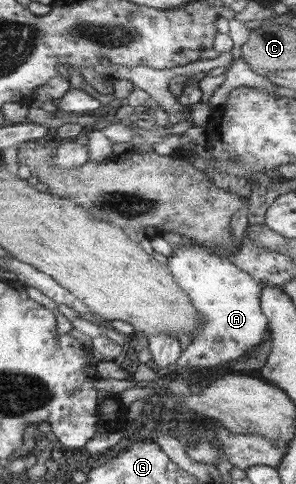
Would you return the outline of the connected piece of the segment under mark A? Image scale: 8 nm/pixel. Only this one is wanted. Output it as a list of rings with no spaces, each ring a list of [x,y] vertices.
[[[183,243],[175,245],[175,254],[168,258],[167,265],[181,288],[192,298],[201,316],[205,316],[205,321],[197,328],[199,340],[192,339],[187,345],[176,362],[177,368],[223,367],[223,364],[252,356],[255,348],[265,342],[270,326],[261,306],[264,287],[251,274],[241,270],[230,256],[220,256],[203,245]]]

